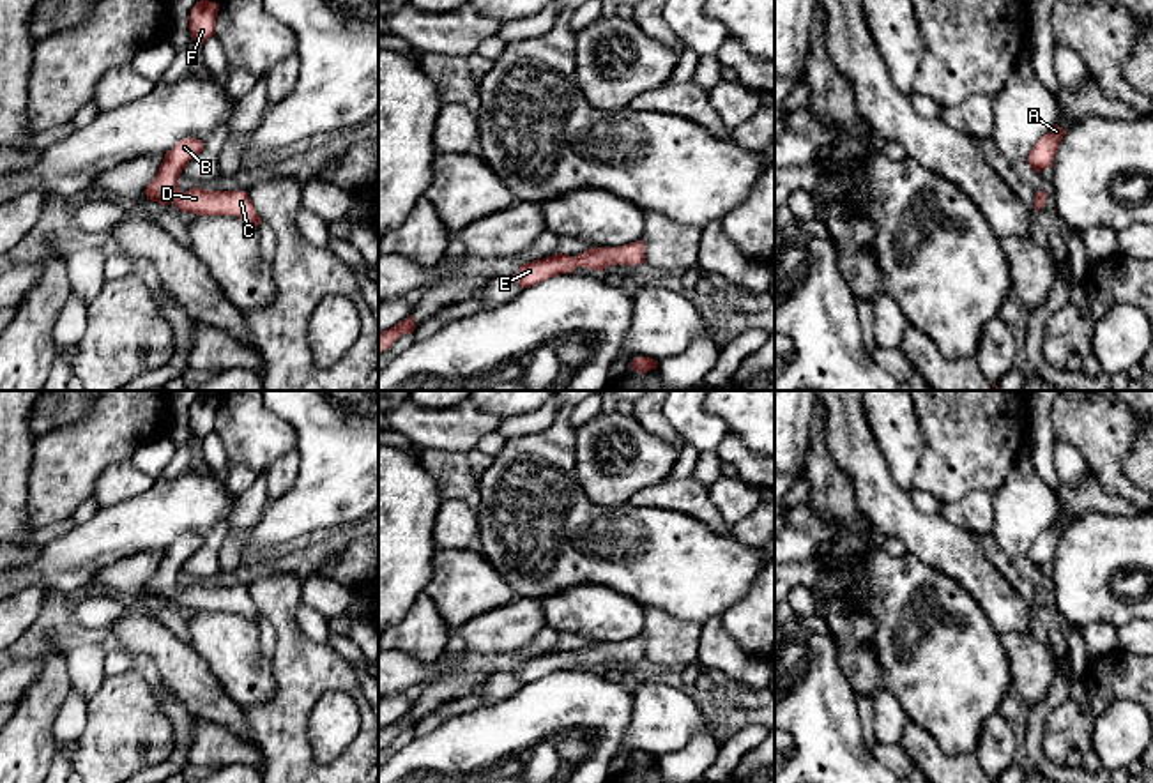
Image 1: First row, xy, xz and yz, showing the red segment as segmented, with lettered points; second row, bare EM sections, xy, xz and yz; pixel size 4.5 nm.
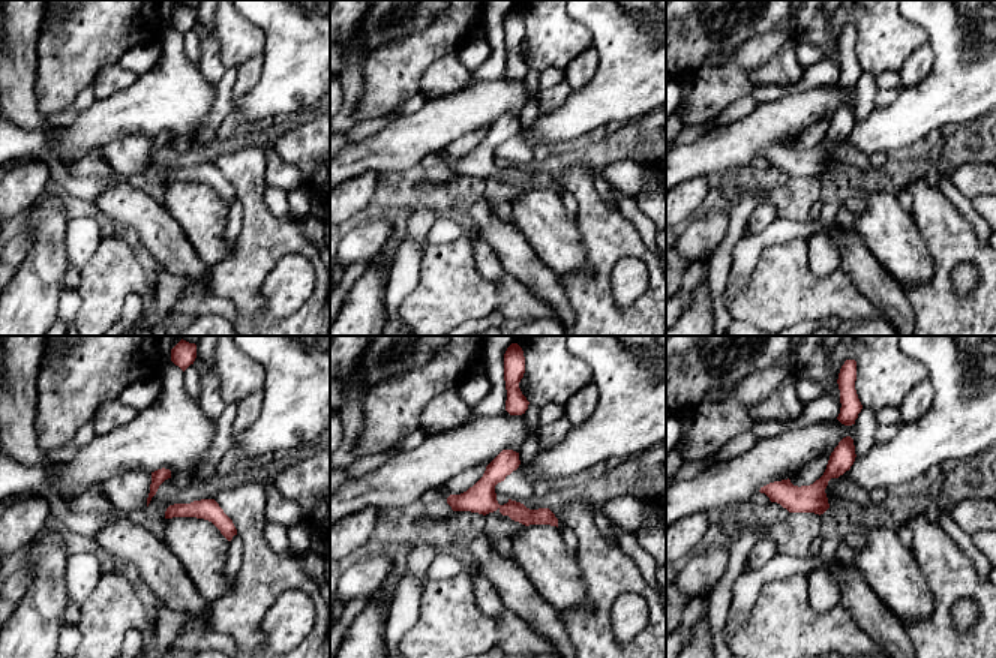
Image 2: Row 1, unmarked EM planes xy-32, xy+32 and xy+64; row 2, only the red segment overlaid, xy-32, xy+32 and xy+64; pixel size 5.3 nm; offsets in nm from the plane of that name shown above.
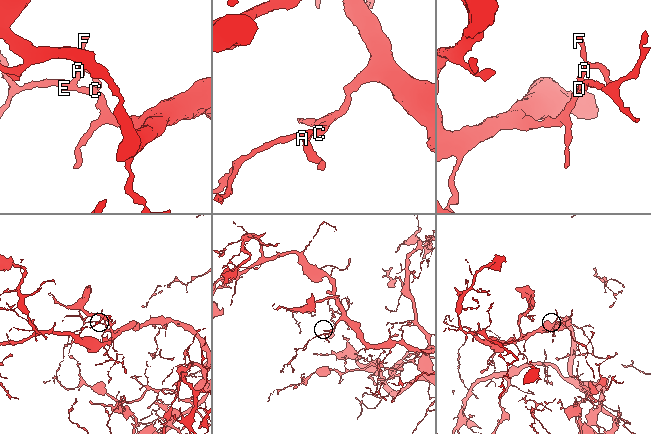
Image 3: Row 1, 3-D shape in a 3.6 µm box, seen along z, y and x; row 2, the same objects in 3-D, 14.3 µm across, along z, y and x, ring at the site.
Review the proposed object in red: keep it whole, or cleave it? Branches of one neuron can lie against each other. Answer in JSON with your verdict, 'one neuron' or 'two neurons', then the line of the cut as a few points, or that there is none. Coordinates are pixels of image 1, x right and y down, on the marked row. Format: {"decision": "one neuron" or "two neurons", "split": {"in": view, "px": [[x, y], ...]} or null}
{"decision": "one neuron", "split": null}

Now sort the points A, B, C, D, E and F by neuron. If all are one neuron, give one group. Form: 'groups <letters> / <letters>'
groups A B C D E F

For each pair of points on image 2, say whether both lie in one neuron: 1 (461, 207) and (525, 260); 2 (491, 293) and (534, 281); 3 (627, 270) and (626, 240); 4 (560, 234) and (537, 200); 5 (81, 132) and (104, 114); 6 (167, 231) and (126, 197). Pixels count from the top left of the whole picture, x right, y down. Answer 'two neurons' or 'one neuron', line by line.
1: one neuron
2: two neurons
3: two neurons
4: one neuron
5: one neuron
6: one neuron

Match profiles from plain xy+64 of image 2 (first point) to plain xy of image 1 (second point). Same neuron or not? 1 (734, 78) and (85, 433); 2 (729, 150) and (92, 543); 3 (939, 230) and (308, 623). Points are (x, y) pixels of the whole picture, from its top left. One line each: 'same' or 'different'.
1: same
2: same
3: different

